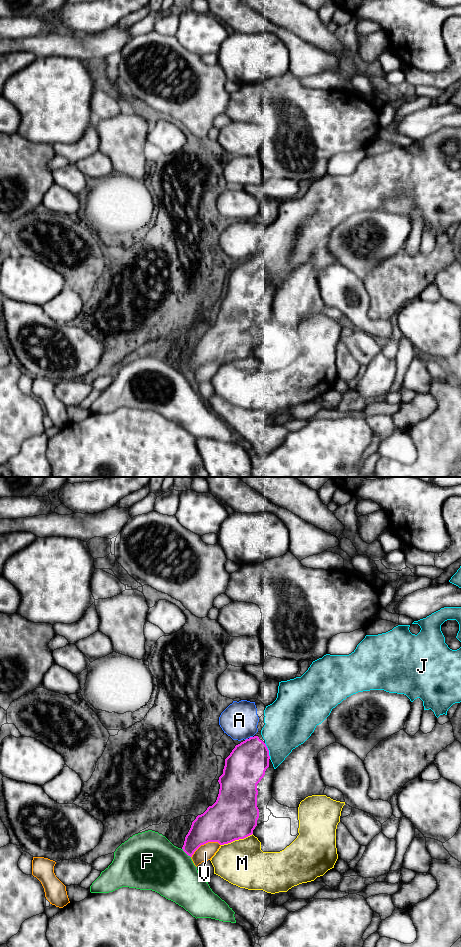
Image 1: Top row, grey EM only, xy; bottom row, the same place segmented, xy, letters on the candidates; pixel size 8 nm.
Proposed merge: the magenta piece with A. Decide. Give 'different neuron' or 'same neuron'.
different neuron

